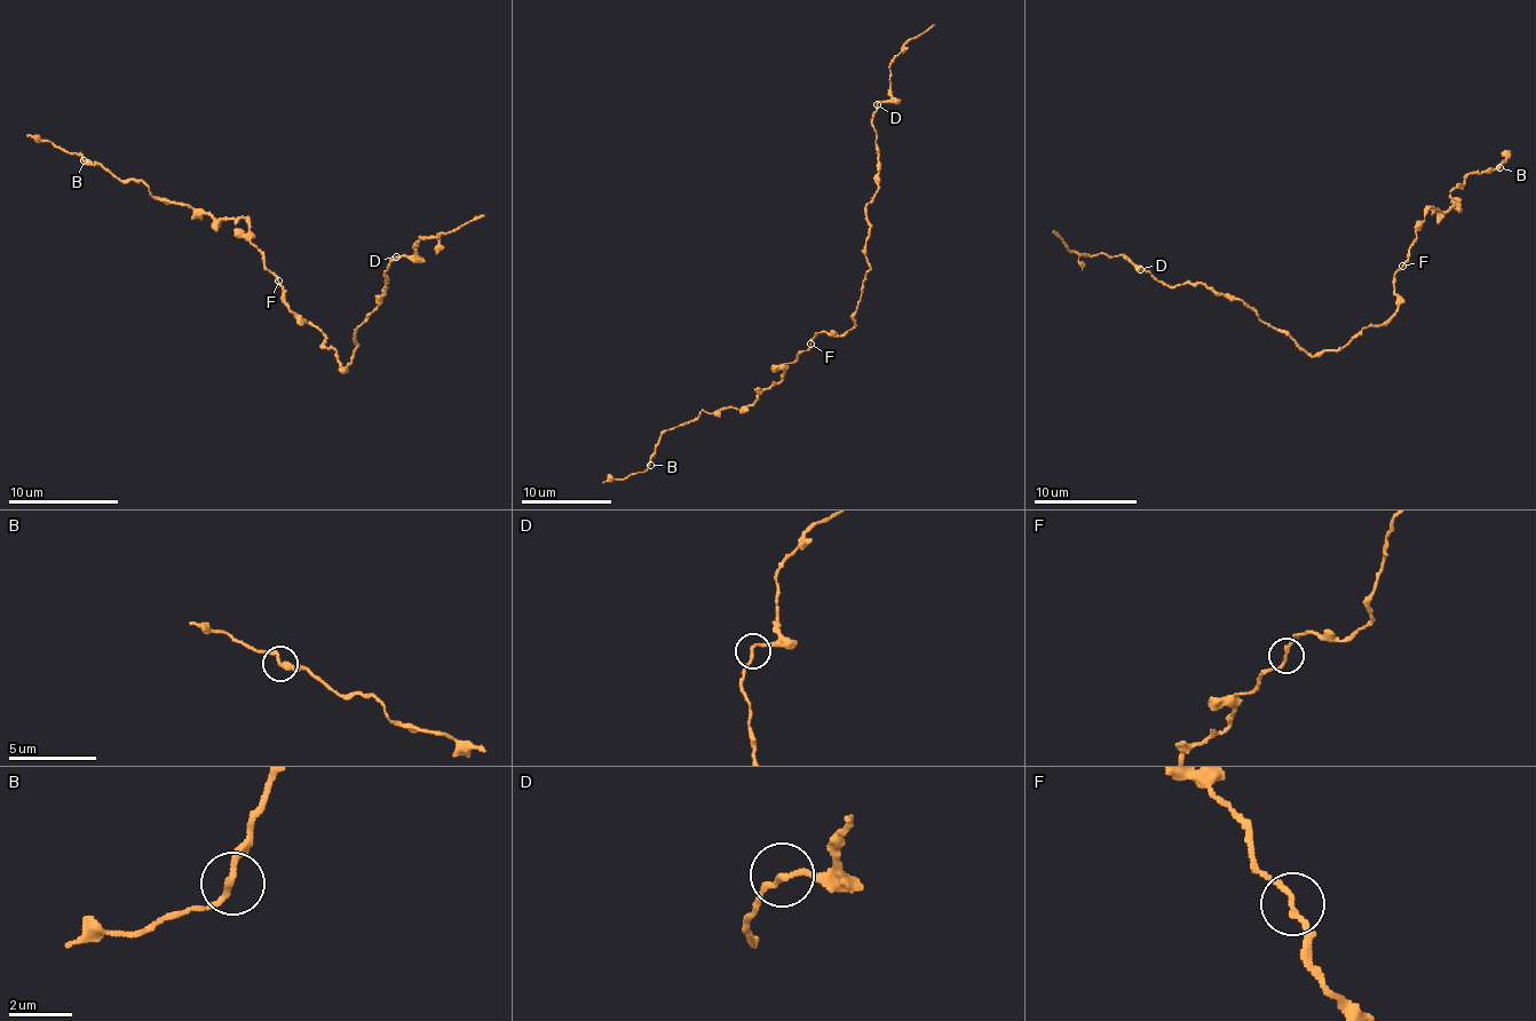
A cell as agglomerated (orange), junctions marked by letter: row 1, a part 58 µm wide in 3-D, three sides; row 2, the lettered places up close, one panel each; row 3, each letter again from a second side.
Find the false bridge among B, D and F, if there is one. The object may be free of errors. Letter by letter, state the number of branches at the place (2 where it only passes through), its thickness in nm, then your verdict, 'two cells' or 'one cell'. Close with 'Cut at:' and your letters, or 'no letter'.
B: branches 2; calibre 180 nm; one cell
D: branches 2; calibre 170 nm; one cell
F: branches 2; calibre 160 nm; one cell
Cut at: no letter

